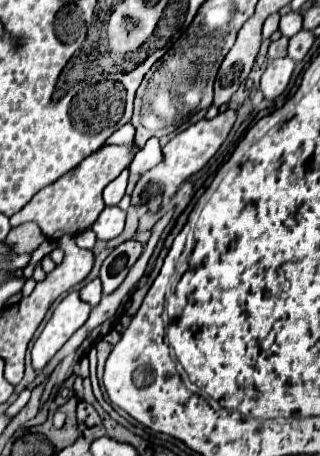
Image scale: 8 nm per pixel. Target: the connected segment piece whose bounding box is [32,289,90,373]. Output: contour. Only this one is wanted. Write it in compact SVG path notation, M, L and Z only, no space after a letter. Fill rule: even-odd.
M70 291L54 309L44 331L32 347L32 367L40 373L46 363L60 351L60 347L78 331L90 315L90 305L82 303L78 291Z

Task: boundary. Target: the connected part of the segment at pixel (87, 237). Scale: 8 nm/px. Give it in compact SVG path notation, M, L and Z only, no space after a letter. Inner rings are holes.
M86 229L86 231L82 231L82 233L76 235L76 245L80 249L92 249L94 243L96 243L96 235L94 235L92 229Z

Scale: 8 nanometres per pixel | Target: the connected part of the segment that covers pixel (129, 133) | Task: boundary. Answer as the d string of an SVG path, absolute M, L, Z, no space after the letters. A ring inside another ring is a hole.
M126 123L124 127L120 127L116 133L112 133L106 143L108 145L130 145L134 139L134 127L130 123Z

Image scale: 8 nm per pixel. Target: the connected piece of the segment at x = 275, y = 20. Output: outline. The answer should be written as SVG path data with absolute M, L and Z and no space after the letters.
M274 13L263 24L262 27L262 37L263 39L268 39L270 36L278 30L279 27L279 21L280 21L281 15L279 13Z

